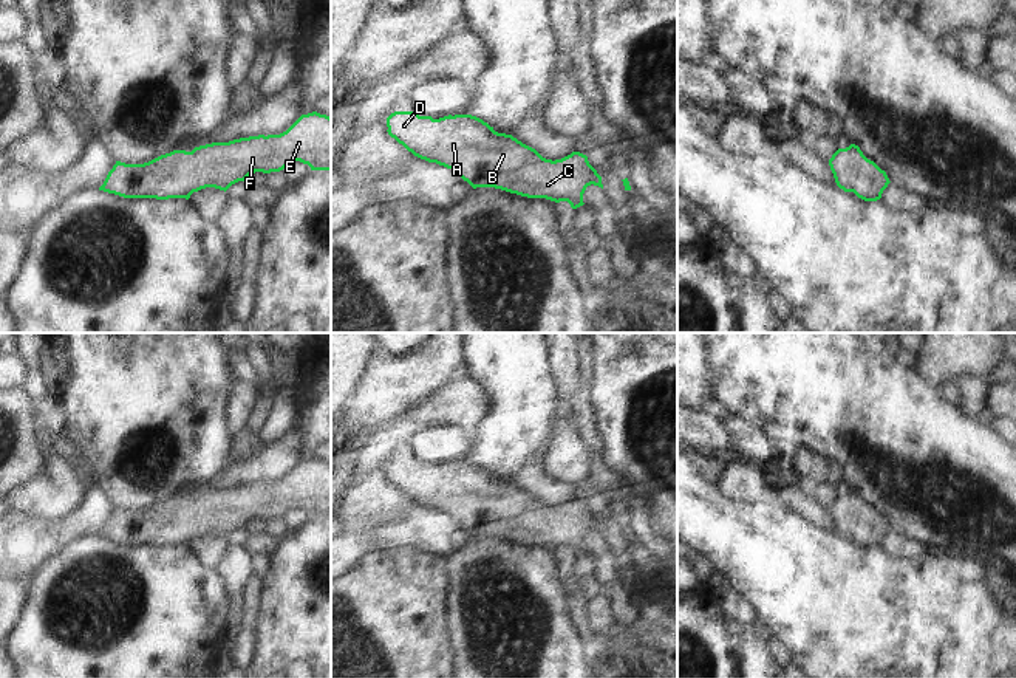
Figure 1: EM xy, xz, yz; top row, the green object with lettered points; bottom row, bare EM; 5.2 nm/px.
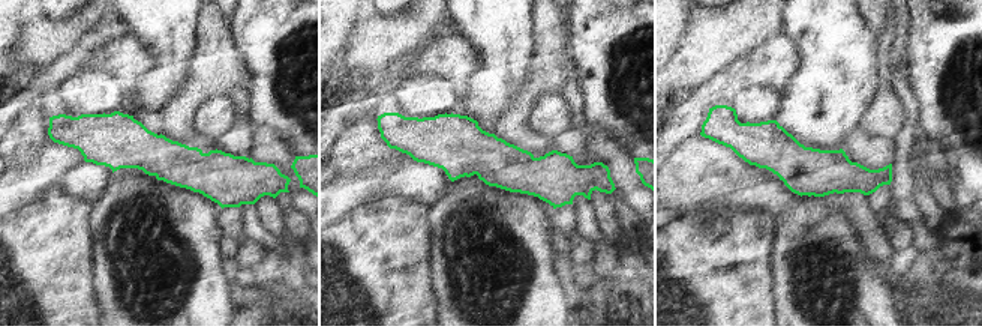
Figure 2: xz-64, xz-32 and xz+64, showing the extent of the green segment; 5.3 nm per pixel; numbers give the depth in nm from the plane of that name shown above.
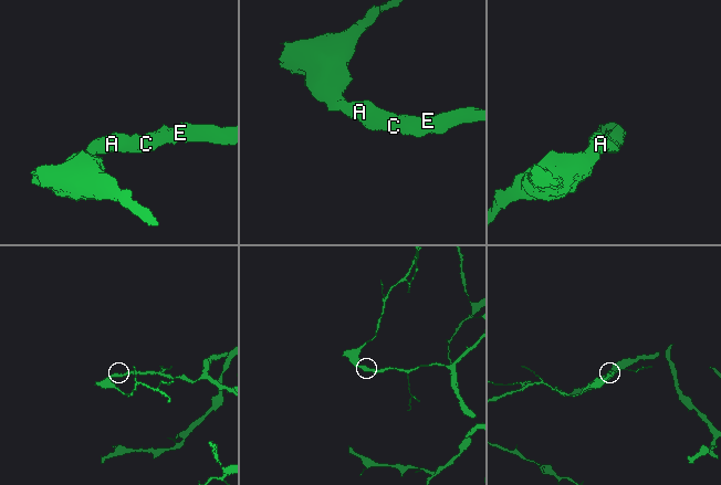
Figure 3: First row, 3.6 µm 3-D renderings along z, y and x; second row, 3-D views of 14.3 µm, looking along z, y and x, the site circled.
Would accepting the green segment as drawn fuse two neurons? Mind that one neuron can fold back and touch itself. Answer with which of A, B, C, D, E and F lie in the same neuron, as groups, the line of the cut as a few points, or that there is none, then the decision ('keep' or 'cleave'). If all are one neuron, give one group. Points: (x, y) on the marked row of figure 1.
A B C D E F | no cut | keep

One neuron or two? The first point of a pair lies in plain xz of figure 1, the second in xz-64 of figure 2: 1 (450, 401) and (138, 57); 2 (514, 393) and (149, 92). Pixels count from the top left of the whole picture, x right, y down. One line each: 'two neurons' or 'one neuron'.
1: one neuron
2: one neuron

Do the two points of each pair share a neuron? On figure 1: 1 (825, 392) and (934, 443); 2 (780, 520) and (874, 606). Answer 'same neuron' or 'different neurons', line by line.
1: same neuron
2: same neuron

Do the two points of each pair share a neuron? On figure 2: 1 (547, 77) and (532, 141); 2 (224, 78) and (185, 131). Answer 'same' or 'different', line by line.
1: same
2: same

